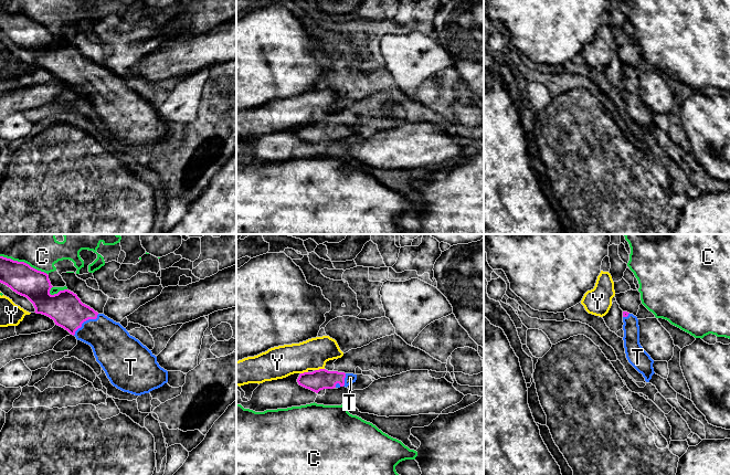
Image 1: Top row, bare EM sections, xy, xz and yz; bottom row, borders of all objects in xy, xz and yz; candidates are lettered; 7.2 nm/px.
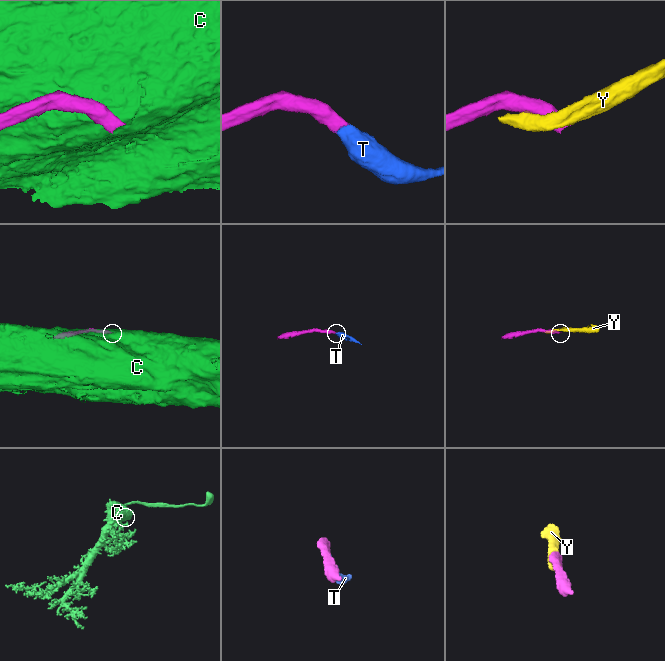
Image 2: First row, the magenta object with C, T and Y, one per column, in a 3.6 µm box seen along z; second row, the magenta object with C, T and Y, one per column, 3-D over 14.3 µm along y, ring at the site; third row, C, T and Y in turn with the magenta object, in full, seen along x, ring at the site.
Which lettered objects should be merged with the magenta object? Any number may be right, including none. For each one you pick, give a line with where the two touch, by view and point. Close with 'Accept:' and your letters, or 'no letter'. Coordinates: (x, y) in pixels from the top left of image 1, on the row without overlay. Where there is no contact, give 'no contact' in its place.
T: contact xy (85, 73)
Accept: T

